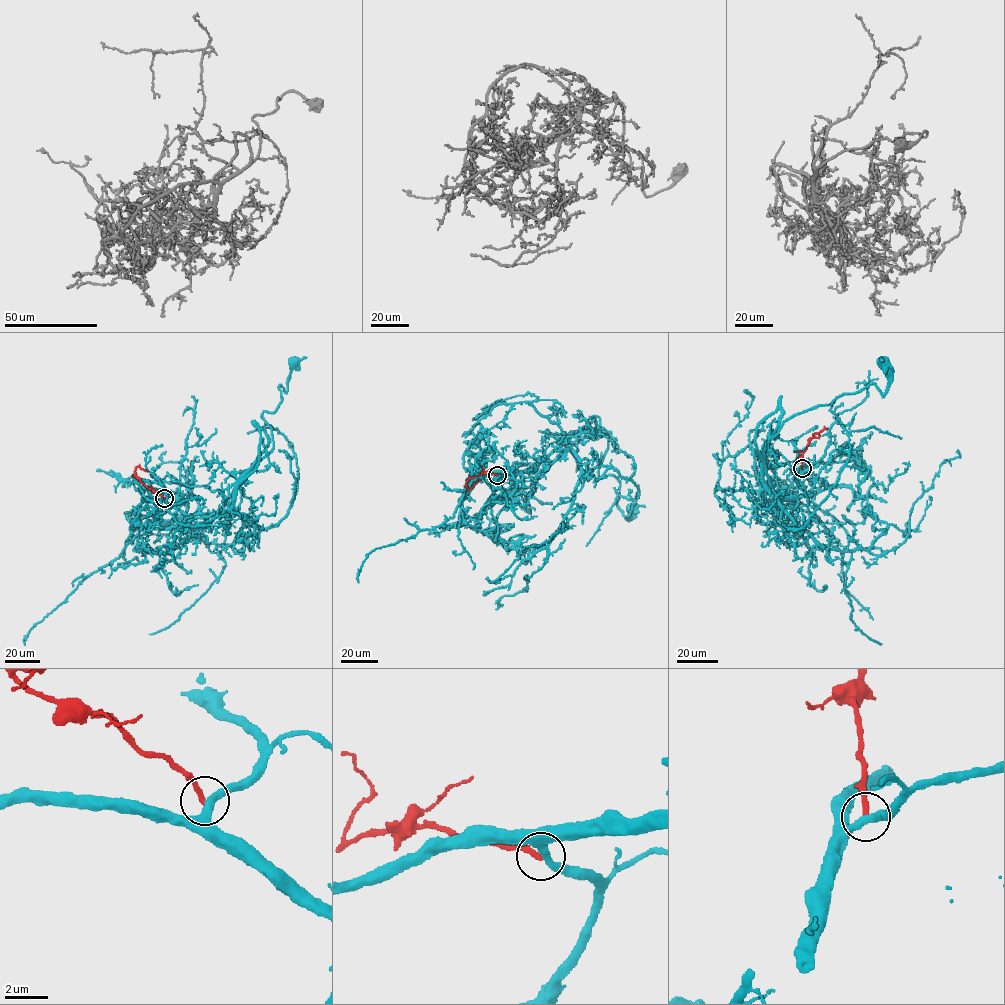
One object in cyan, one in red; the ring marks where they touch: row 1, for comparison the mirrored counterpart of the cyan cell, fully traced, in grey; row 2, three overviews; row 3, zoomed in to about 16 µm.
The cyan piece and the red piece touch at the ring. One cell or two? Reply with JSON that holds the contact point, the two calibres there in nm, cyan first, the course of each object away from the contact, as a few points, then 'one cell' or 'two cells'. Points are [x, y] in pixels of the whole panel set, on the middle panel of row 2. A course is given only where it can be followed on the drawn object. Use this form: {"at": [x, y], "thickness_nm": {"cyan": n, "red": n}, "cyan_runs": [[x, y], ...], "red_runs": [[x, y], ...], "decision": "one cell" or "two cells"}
{"at": [497, 475], "thickness_nm": {"cyan": 360, "red": 260}, "cyan_runs": [[497, 475], [535, 466], [574, 432], [602, 430], [610, 435], [598, 476], [620, 483], [625, 518], [631, 508]], "red_runs": [[497, 475], [485, 473], [474, 476], [467, 481], [467, 489], [480, 480]], "decision": "two cells"}

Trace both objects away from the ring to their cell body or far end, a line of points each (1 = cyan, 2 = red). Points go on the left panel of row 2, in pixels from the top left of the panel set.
1: (164, 498), (196, 517), (223, 505), (273, 446), (261, 414), (279, 404), (279, 385), (286, 392), (293, 362)
2: (164, 498), (150, 490), (134, 472), (138, 466), (148, 471)

